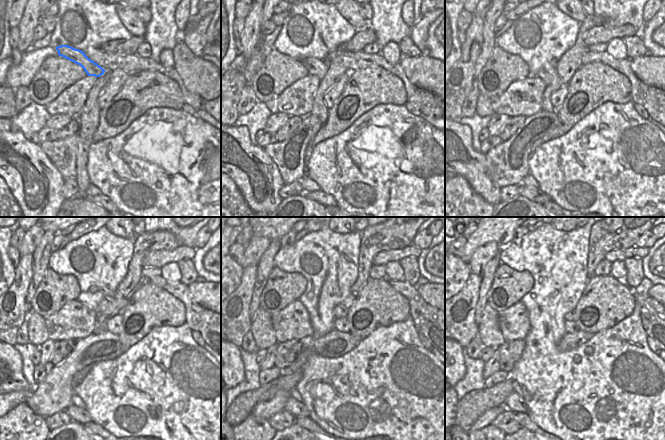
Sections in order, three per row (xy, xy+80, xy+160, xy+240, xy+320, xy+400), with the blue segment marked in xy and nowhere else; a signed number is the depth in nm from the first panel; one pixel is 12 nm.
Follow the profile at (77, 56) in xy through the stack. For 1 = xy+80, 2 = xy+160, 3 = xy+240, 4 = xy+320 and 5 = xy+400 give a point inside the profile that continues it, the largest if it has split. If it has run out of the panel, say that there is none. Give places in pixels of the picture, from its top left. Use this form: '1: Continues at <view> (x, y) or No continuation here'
1: Continues at xy+80 (315, 66)
2: Continues at xy+160 (548, 75)
3: Continues at xy+240 (108, 306)
4: Continues at xy+320 (341, 310)
5: Continues at xy+400 (570, 316).

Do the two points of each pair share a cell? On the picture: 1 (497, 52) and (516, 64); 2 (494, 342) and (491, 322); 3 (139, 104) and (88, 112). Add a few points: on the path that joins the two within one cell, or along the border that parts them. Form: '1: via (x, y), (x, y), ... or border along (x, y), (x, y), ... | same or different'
1: via (502, 57), (511, 64) | same
2: via (492, 337), (491, 327) | same
3: border along (101, 107), (98, 126), (93, 133) | different

